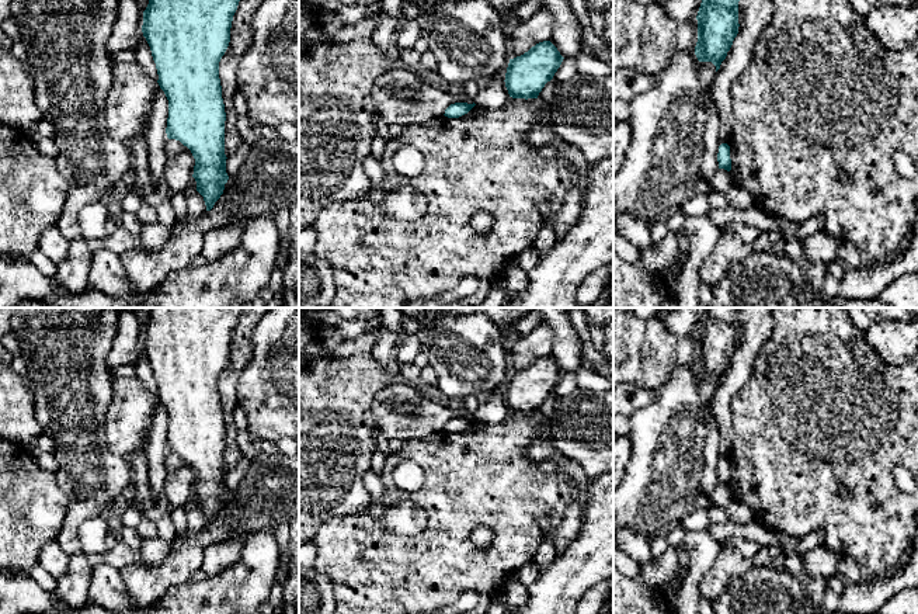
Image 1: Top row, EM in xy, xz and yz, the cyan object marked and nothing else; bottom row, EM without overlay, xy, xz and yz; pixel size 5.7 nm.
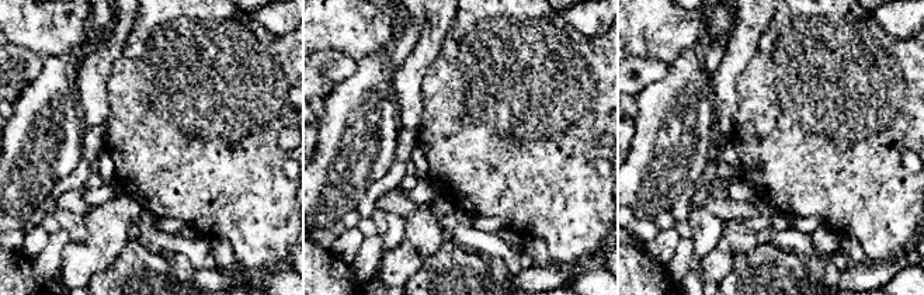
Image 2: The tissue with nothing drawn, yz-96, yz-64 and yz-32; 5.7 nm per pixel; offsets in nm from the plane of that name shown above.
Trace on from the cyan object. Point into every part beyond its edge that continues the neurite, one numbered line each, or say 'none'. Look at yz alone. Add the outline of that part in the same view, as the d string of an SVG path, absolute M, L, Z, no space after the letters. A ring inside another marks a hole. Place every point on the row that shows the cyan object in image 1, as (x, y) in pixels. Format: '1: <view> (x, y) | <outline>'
none

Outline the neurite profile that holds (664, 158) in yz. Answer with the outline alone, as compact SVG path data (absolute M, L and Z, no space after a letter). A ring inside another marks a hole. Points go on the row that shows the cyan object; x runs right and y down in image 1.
M674 52L665 67L656 73L654 84L629 98L632 139L626 157L613 177L613 211L626 212L646 223L675 208L702 178L707 97L698 73L695 52Z

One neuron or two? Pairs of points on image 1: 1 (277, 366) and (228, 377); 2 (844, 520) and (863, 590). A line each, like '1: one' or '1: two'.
1: two
2: two

